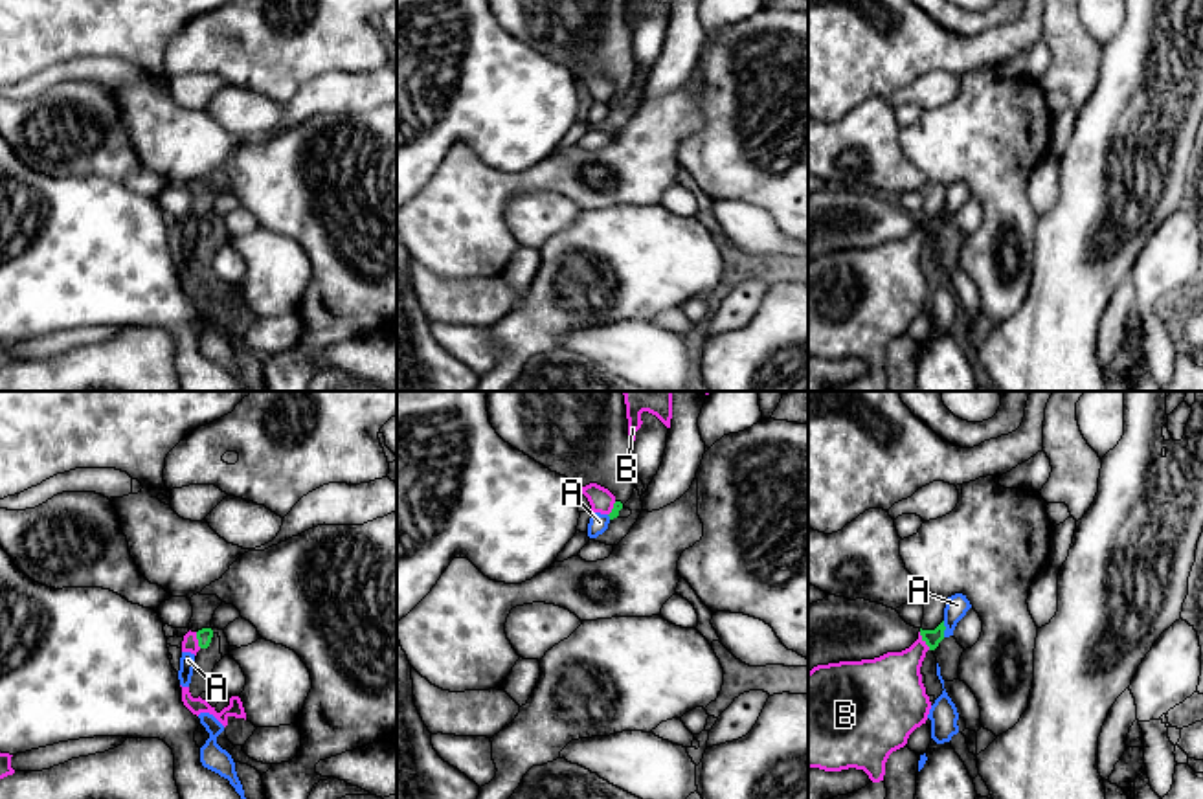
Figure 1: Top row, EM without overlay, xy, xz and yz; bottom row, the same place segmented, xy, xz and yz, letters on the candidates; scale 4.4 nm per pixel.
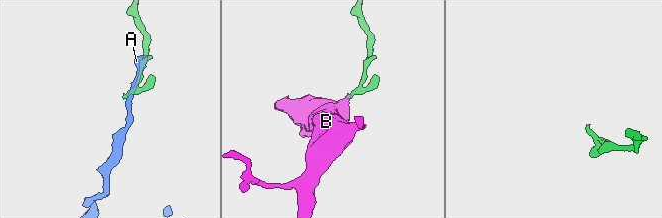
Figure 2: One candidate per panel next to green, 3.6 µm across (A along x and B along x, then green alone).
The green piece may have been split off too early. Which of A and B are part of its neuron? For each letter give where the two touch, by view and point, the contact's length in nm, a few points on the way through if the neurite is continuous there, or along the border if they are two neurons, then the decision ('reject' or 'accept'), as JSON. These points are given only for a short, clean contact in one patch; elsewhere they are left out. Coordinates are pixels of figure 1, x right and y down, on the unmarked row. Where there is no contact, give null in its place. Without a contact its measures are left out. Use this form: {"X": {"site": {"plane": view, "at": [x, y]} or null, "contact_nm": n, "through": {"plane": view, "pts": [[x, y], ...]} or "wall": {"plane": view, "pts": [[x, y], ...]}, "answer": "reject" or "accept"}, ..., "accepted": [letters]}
{"A": {"site": {"plane": "yz", "at": [944, 217]}, "contact_nm": 70, "answer": "reject"}, "B": {"site": {"plane": "yz", "at": [922, 228]}, "contact_nm": 90, "wall": {"plane": "yz", "pts": [[919, 221], [930, 237]]}, "answer": "reject"}, "accepted": []}

